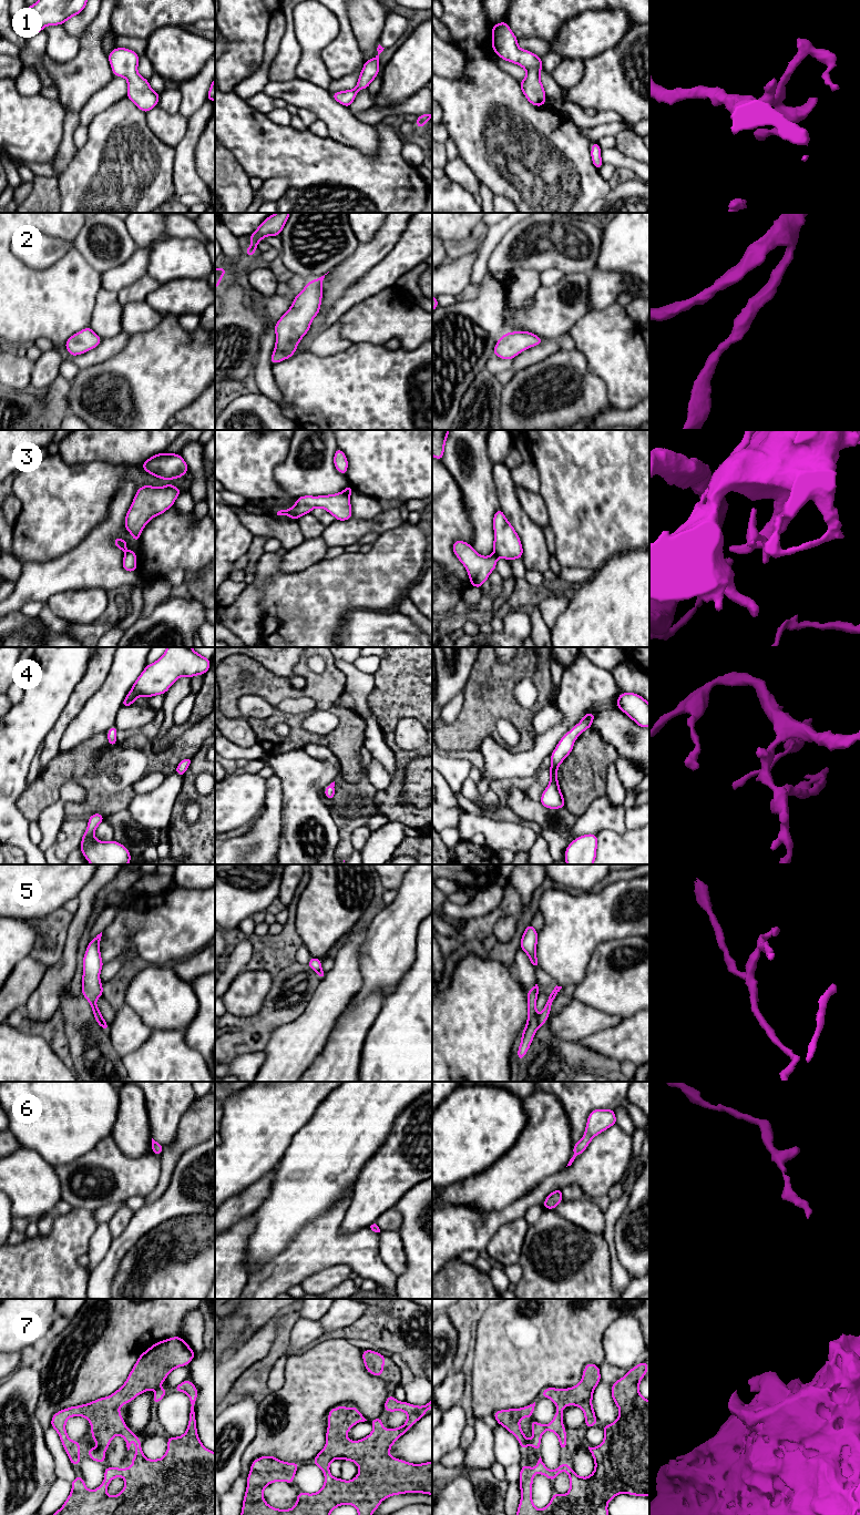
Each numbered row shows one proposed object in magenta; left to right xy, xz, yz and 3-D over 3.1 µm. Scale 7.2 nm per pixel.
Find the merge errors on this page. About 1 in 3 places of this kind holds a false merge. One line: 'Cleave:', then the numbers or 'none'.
Cleave: 3, 5

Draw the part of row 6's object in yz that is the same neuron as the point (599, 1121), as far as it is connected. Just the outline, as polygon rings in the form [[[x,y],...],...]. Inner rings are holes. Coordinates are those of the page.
[[[594,1109],[590,1113],[585,1133],[582,1139],[575,1143],[573,1147],[573,1157],[567,1166],[571,1166],[577,1155],[581,1155],[588,1146],[591,1140],[600,1133],[606,1130],[611,1126],[616,1125],[616,1116],[613,1109]],[[566,1166],[566,1167],[567,1167]]]

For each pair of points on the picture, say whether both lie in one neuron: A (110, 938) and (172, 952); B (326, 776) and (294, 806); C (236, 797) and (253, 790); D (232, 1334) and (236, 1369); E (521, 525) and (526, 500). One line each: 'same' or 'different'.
A: same
B: same
C: same
D: different
E: different

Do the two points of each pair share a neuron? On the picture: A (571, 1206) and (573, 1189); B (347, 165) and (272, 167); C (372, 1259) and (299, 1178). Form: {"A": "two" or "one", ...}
{"A": "two", "B": "one", "C": "two"}

